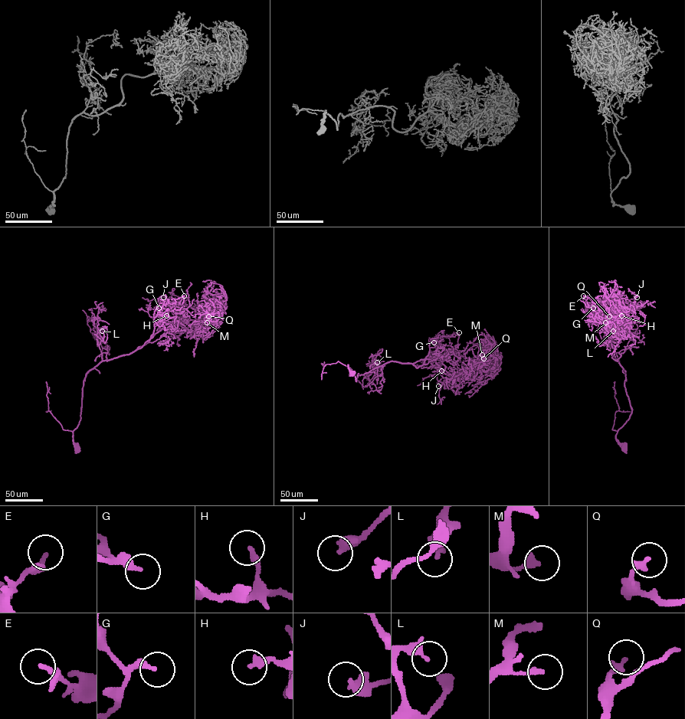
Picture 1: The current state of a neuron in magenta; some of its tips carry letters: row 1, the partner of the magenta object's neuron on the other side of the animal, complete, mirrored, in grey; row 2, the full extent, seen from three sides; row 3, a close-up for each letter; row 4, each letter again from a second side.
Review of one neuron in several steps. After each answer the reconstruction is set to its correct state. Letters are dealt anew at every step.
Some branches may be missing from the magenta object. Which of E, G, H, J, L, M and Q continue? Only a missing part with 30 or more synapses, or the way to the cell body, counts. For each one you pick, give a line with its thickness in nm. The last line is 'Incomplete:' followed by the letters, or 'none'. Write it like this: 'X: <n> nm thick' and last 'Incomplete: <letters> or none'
Incomplete: none

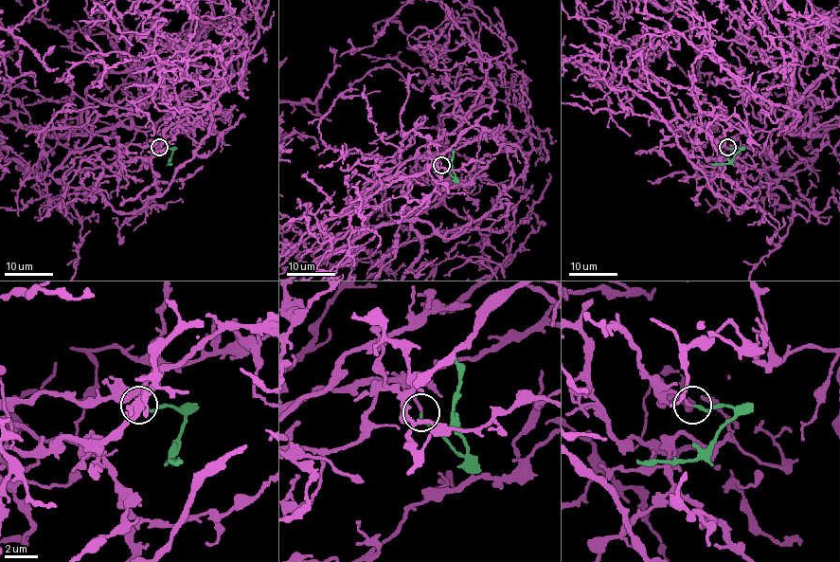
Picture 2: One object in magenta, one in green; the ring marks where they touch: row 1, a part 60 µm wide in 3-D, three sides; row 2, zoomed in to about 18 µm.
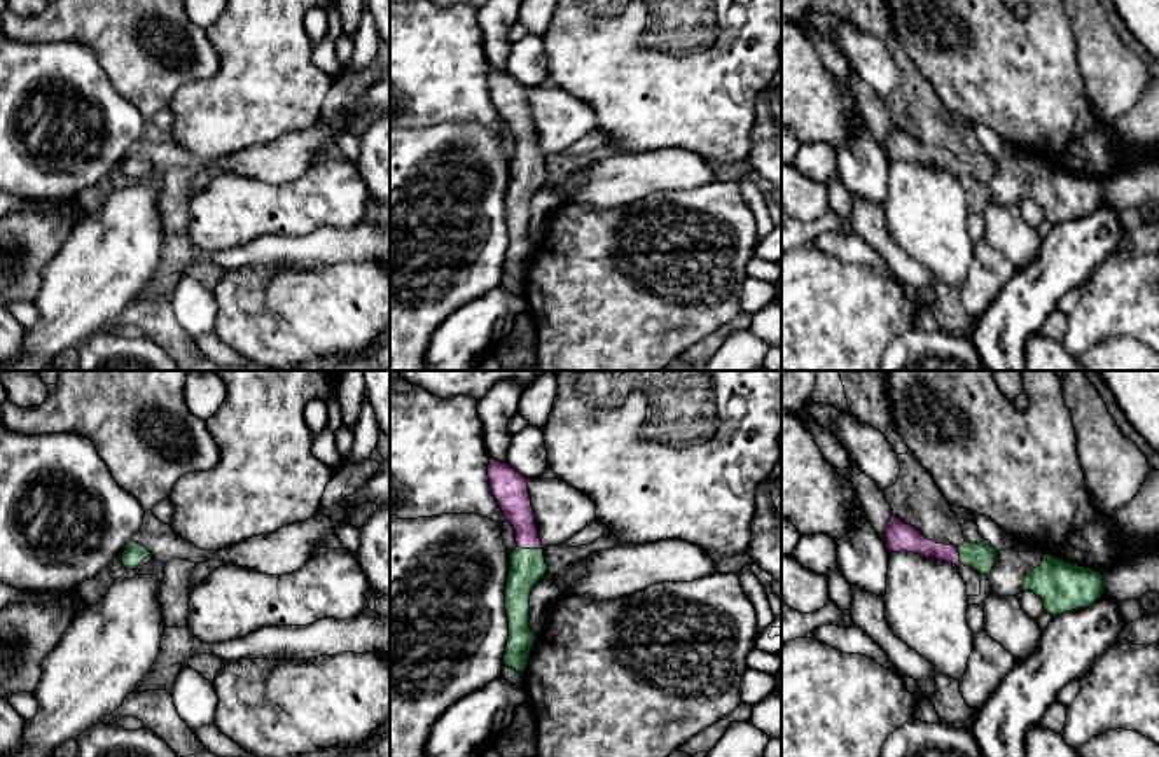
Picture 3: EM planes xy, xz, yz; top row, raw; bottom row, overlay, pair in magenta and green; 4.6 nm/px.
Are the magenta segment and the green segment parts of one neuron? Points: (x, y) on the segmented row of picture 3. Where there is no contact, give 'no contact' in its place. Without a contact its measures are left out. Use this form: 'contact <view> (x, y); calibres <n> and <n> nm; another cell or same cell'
contact xz (530, 548); calibres 150 and 160 nm; same cell

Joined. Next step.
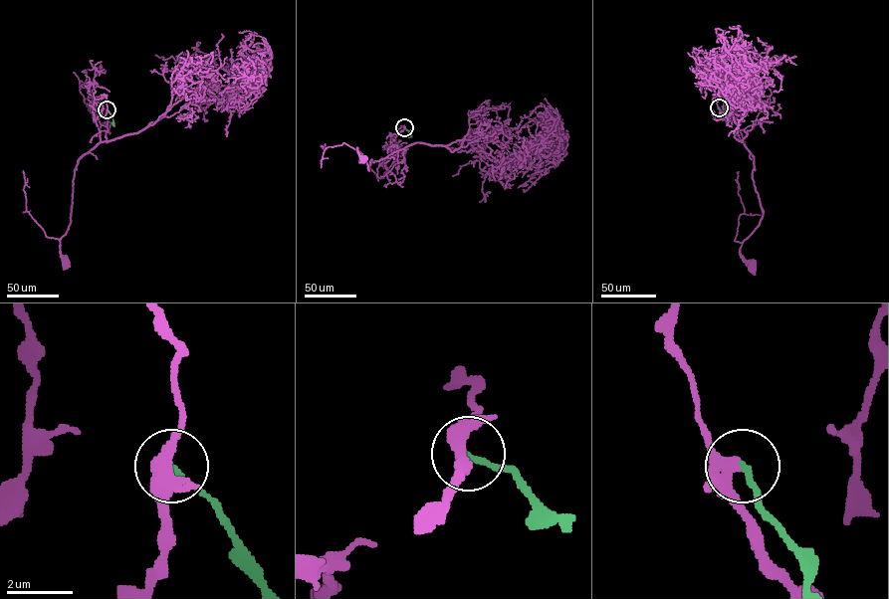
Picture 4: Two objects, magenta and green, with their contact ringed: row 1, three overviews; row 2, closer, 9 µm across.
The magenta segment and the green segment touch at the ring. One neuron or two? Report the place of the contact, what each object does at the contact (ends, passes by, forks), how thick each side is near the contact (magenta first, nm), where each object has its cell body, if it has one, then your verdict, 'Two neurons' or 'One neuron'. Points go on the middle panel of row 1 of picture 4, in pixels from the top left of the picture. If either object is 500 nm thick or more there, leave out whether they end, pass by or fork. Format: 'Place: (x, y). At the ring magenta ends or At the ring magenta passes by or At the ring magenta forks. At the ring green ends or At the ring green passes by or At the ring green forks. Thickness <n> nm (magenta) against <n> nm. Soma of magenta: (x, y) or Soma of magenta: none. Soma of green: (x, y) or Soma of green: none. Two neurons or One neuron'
Place: (404, 127). At the ring magenta forks. At the ring green ends. Thickness 320 nm (magenta) against 180 nm. Soma of magenta: (362, 159). Soma of green: none. One neuron

